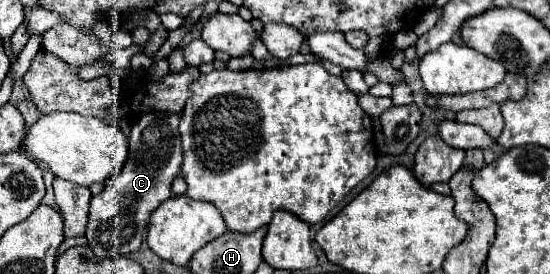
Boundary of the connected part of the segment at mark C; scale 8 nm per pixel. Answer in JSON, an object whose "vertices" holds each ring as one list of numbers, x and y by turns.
{"vertices":[[145,114,131,126,127,164,105,182,105,188,91,198,89,220,85,236,89,248,101,256,121,256,135,252,141,246,149,214,167,198,171,198,171,182,181,172,181,144,179,144,179,116,181,114]]}

